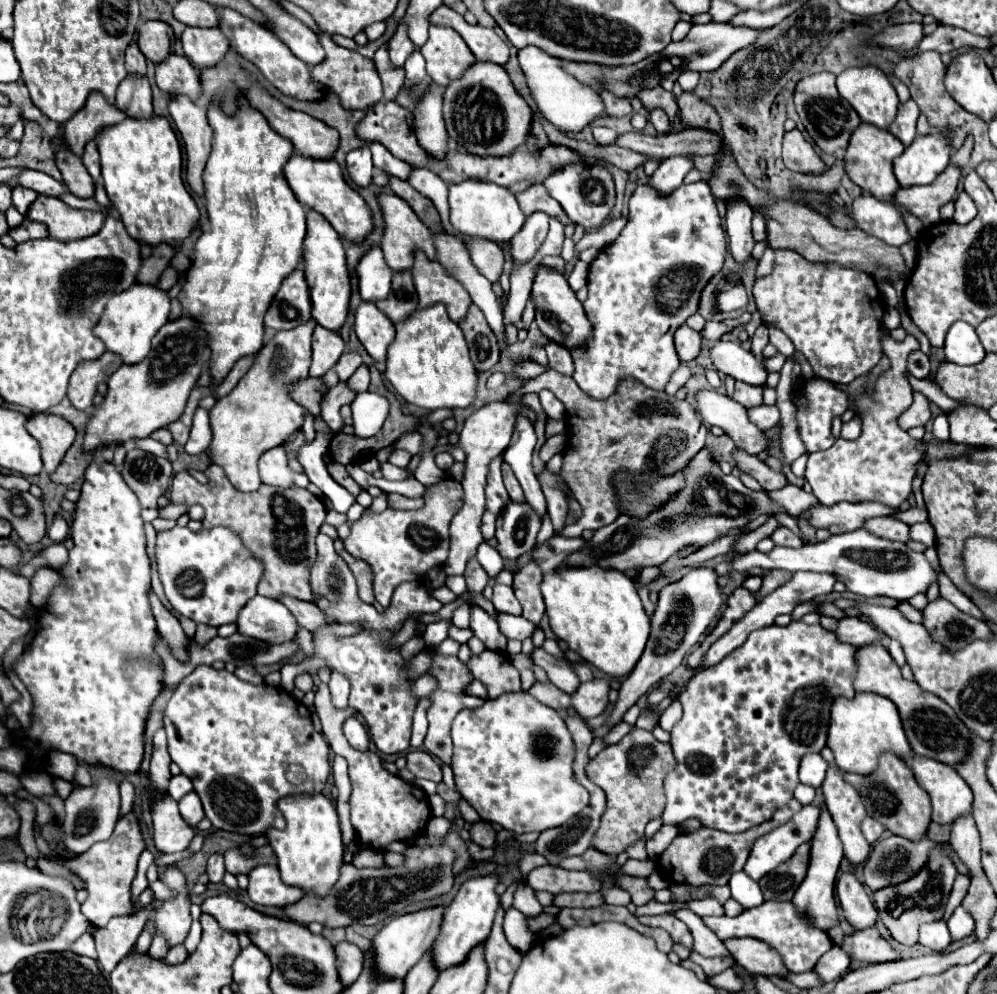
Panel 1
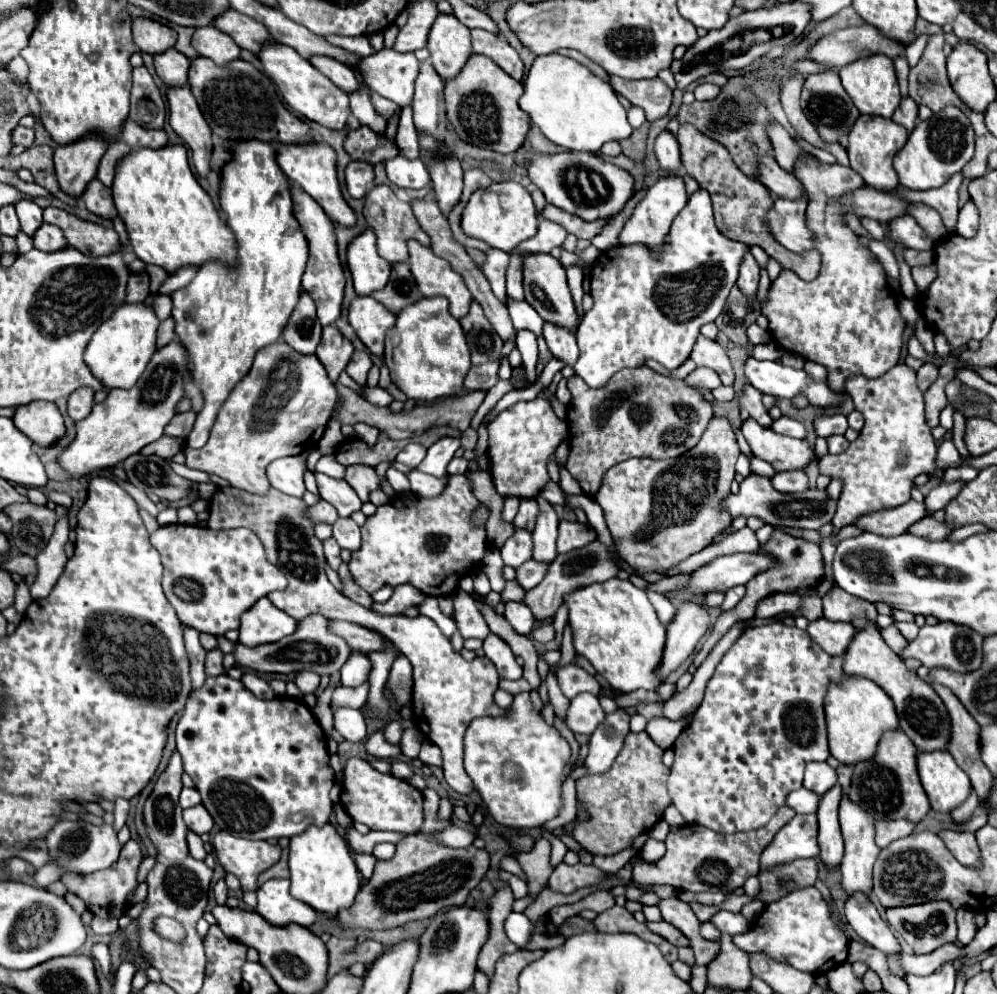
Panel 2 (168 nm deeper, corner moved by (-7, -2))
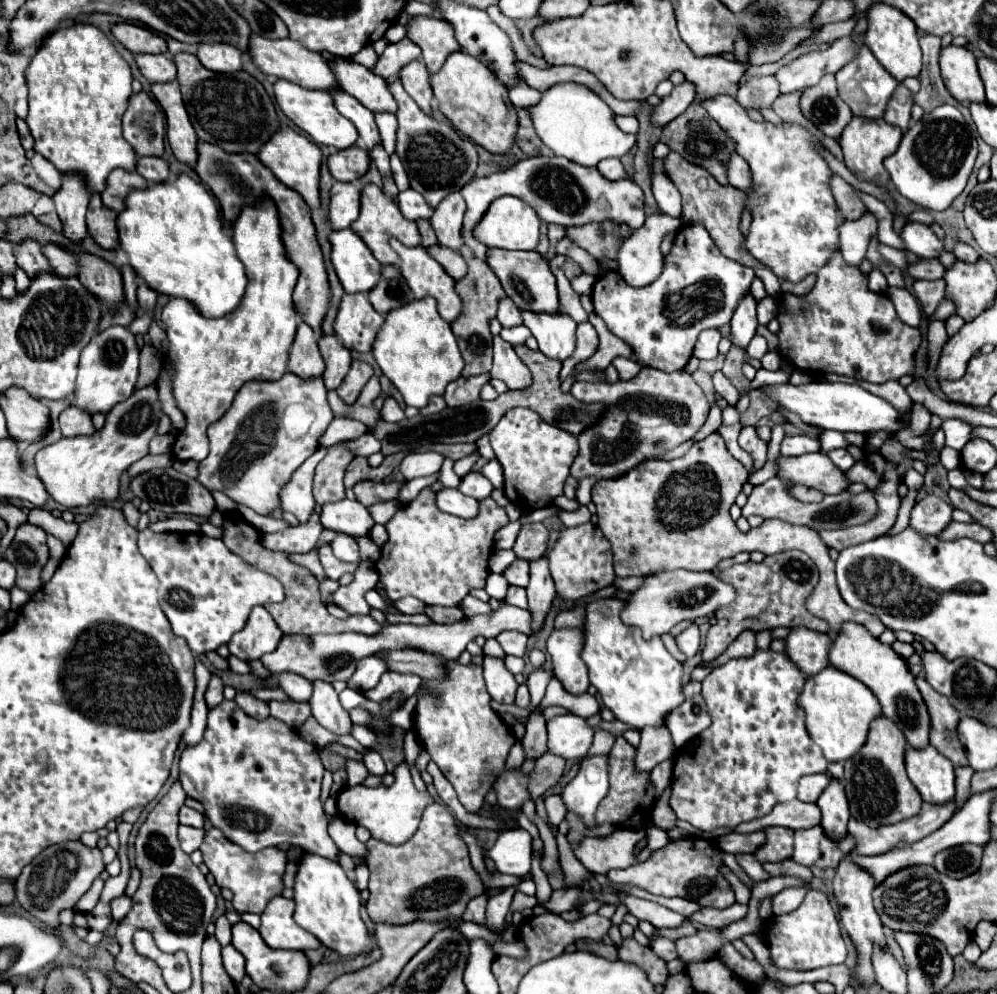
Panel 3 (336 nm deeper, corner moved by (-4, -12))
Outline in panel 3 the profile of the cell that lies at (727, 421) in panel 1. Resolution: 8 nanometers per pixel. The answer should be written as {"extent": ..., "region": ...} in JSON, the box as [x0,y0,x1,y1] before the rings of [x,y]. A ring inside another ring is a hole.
{"extent":[778,454,852,494],"region":[[[804,454],[796,458],[780,458],[778,478],[792,482],[792,486],[802,484],[816,488],[824,494],[840,494],[852,484],[836,464],[826,454]]]}

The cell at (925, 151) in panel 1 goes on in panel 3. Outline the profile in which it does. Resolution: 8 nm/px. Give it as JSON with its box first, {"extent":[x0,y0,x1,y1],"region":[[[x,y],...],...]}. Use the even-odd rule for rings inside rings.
{"extent":[884,106,978,212],"region":[[[938,106],[912,124],[900,142],[900,148],[884,160],[896,190],[918,206],[942,212],[952,200],[962,194],[968,176],[974,168],[978,144],[974,130],[966,124],[956,106]]]}

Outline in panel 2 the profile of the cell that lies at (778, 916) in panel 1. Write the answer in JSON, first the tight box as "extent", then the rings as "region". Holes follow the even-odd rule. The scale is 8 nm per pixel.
{"extent":[731,886,847,974],"region":[[[813,886],[795,890],[783,896],[779,902],[767,904],[759,920],[743,934],[731,936],[733,944],[745,952],[765,952],[771,958],[783,958],[791,966],[811,974],[825,974],[839,966],[847,958],[847,936],[833,926],[829,918],[829,906],[821,892]]]}

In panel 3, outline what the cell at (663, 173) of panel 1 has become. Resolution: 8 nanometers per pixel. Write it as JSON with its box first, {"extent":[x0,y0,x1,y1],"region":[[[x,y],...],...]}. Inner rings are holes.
{"extent":[618,214,680,288],"region":[[[652,214],[646,218],[644,226],[638,230],[632,230],[632,236],[622,244],[620,252],[618,252],[618,264],[620,264],[620,276],[624,278],[626,284],[632,284],[632,288],[644,288],[648,284],[652,284],[660,274],[662,274],[662,252],[660,252],[660,242],[662,238],[672,232],[672,230],[680,230],[680,220],[670,218],[668,214]]]}

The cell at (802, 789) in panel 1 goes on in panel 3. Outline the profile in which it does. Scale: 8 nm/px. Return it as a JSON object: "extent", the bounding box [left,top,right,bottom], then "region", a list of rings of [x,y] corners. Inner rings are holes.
{"extent":[736,798,820,832],"region":[[[798,798],[784,802],[784,804],[776,804],[776,808],[768,814],[762,816],[760,820],[752,820],[752,822],[744,822],[740,824],[736,830],[748,830],[748,832],[756,832],[760,828],[768,828],[768,826],[784,826],[790,830],[802,830],[802,828],[812,828],[820,824],[820,808],[816,804],[808,804],[808,802],[800,802]]]}

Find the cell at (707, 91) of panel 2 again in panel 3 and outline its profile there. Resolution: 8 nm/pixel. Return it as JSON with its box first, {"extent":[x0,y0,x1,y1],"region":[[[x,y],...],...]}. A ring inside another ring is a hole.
{"extent":[702,96,840,282],"region":[[[716,96],[712,100],[702,102],[702,106],[708,110],[710,118],[716,120],[724,130],[728,130],[728,138],[734,142],[736,152],[748,162],[750,174],[752,174],[752,188],[746,190],[746,210],[752,214],[750,232],[746,236],[746,248],[748,252],[768,266],[778,280],[788,282],[800,282],[808,274],[816,274],[828,260],[834,256],[834,252],[840,250],[840,238],[838,238],[838,222],[836,222],[836,200],[830,190],[830,178],[834,172],[830,170],[828,162],[822,158],[820,148],[824,144],[806,128],[800,124],[790,122],[754,122],[746,114],[746,110],[732,98],[732,96]]]}

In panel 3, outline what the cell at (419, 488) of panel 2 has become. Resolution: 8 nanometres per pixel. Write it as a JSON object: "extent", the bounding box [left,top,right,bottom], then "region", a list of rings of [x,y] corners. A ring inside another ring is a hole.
{"extent":[436,488,480,518],"region":[[[454,488],[440,490],[436,502],[442,512],[448,512],[460,518],[476,518],[480,512],[480,504],[476,498],[464,496],[460,490],[454,490]]]}

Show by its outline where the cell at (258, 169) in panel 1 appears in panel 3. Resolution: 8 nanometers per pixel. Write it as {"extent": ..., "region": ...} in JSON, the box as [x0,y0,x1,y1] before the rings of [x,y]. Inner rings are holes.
{"extent":[162,198,298,462],"region":[[[266,198],[258,208],[244,208],[240,216],[234,222],[234,246],[236,254],[246,266],[246,276],[248,276],[248,286],[246,286],[246,296],[242,304],[230,312],[224,318],[218,320],[208,320],[198,314],[198,310],[182,300],[182,298],[170,298],[168,304],[162,310],[162,322],[166,326],[168,334],[168,352],[166,360],[170,368],[174,370],[172,376],[172,394],[176,400],[176,406],[186,418],[184,430],[176,436],[176,442],[172,446],[172,454],[178,460],[196,460],[202,462],[208,456],[208,436],[206,428],[220,420],[228,408],[232,406],[232,400],[236,392],[242,388],[242,384],[260,380],[260,382],[274,382],[280,380],[286,374],[288,368],[288,354],[296,336],[298,328],[298,316],[292,304],[292,290],[296,286],[298,278],[298,268],[286,258],[284,254],[284,244],[280,238],[280,222],[278,222],[278,212],[272,206],[272,202]]]}

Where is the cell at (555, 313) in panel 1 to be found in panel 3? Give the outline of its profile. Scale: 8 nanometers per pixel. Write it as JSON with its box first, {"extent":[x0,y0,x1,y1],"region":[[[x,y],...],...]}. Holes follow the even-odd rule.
{"extent":[486,248,558,312],"region":[[[490,248],[486,252],[486,262],[496,272],[506,296],[520,308],[520,310],[532,310],[532,312],[558,312],[558,290],[556,290],[556,278],[550,272],[550,266],[546,258],[542,258],[538,252],[510,252],[510,250],[494,250]]]}

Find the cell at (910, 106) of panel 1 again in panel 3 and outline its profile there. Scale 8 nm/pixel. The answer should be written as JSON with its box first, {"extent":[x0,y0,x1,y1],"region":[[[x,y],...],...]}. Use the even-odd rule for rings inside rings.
{"extent":[884,84,912,130],"region":[[[898,84],[898,88],[894,90],[894,96],[888,100],[888,106],[886,106],[886,112],[884,112],[884,120],[888,124],[894,124],[902,130],[908,128],[908,122],[910,122],[910,108],[912,108],[912,92],[904,86],[904,84]]]}

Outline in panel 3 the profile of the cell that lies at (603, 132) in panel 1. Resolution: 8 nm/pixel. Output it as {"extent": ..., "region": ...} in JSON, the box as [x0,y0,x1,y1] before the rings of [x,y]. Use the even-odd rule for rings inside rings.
{"extent":[596,158,628,182],"region":[[[616,158],[616,160],[602,160],[596,168],[598,168],[598,172],[600,172],[606,180],[612,180],[612,182],[616,182],[616,180],[626,180],[626,178],[628,178],[618,158]]]}

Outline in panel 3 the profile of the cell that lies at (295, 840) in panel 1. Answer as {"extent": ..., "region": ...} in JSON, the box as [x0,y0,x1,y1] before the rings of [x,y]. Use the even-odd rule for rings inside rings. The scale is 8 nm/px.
{"extent":[294,854,376,956],"region":[[[304,854],[296,874],[294,902],[296,924],[314,934],[326,948],[338,952],[340,956],[360,956],[374,950],[376,944],[370,938],[370,930],[360,918],[360,894],[338,862],[326,860],[316,854]]]}

